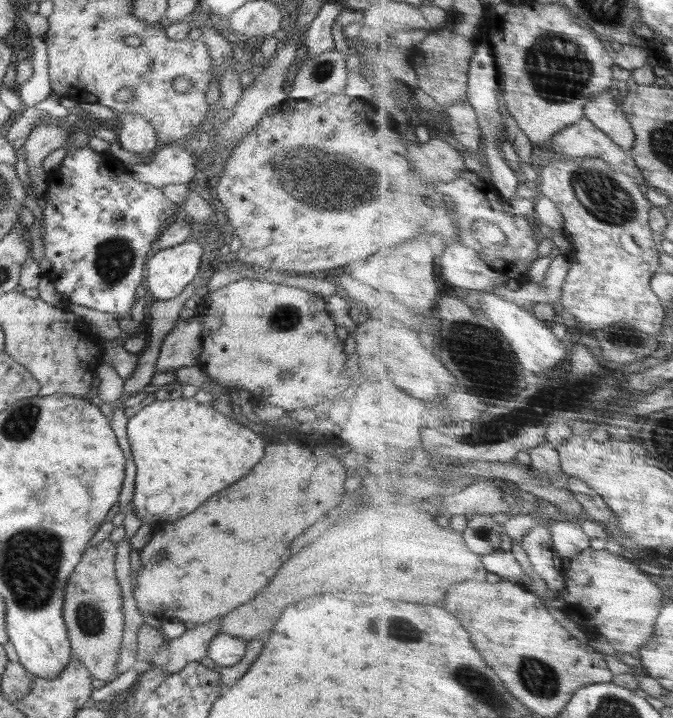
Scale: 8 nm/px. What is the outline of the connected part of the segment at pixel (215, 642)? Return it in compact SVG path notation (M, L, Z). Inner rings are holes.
M218 633L207 645L207 656L218 667L231 667L244 657L246 645L247 641L242 638Z

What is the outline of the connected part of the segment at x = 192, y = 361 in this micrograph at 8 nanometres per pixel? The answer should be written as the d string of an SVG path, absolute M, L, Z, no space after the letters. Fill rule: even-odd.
M198 315L189 322L178 322L160 345L160 353L156 359L156 374L167 373L176 368L200 365L201 336Z

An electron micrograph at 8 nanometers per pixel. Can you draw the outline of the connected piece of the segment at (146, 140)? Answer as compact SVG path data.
M122 114L116 122L119 123L120 126L117 131L117 142L124 150L148 158L161 145L155 134L155 129L152 128L142 116L138 116L138 114Z

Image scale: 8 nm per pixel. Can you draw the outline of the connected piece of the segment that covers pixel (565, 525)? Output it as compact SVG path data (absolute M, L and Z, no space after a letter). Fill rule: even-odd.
M561 517L550 525L556 551L569 559L582 554L590 548L592 536L586 534L582 524L572 523Z

